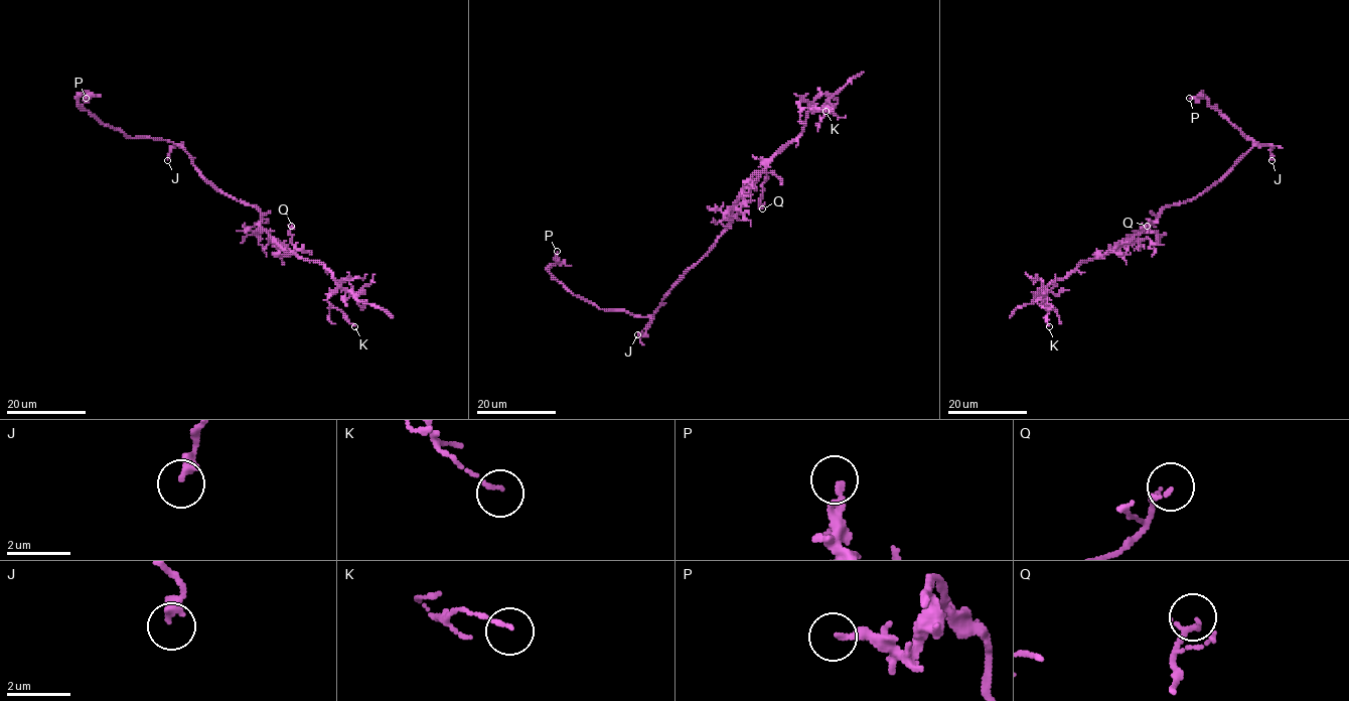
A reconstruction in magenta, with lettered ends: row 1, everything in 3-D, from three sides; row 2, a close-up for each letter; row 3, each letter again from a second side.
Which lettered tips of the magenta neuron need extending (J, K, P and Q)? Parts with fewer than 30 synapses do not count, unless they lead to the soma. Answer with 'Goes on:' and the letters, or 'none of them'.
Goes on: none of them

